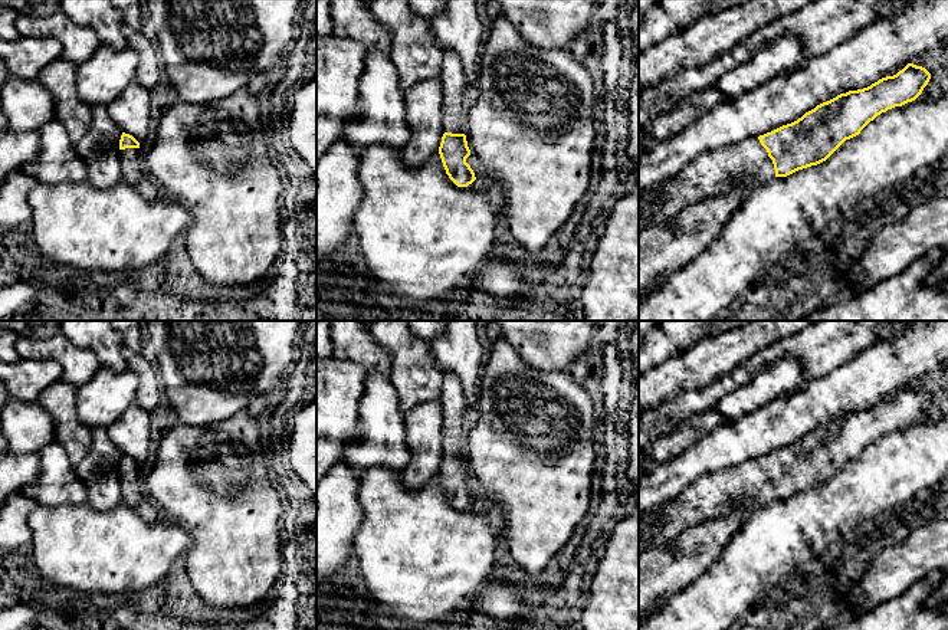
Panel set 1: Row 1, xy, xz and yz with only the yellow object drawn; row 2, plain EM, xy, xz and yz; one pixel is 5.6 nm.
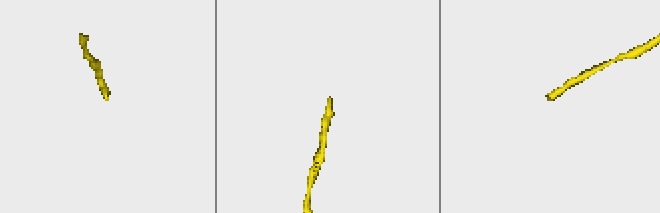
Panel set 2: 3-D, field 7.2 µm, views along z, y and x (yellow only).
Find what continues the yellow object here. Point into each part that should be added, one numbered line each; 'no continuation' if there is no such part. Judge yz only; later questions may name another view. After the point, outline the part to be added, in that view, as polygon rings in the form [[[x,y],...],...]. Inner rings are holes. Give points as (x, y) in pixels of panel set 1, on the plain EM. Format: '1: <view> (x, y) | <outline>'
1: yz (711, 496) | [[[758,460],[703,475],[678,499],[663,505],[656,521],[660,526],[656,535],[644,541],[643,532],[647,525],[639,519],[639,554],[673,544],[685,529],[729,513],[737,502],[748,501],[754,511],[758,511],[772,499],[775,499],[772,482]]]

